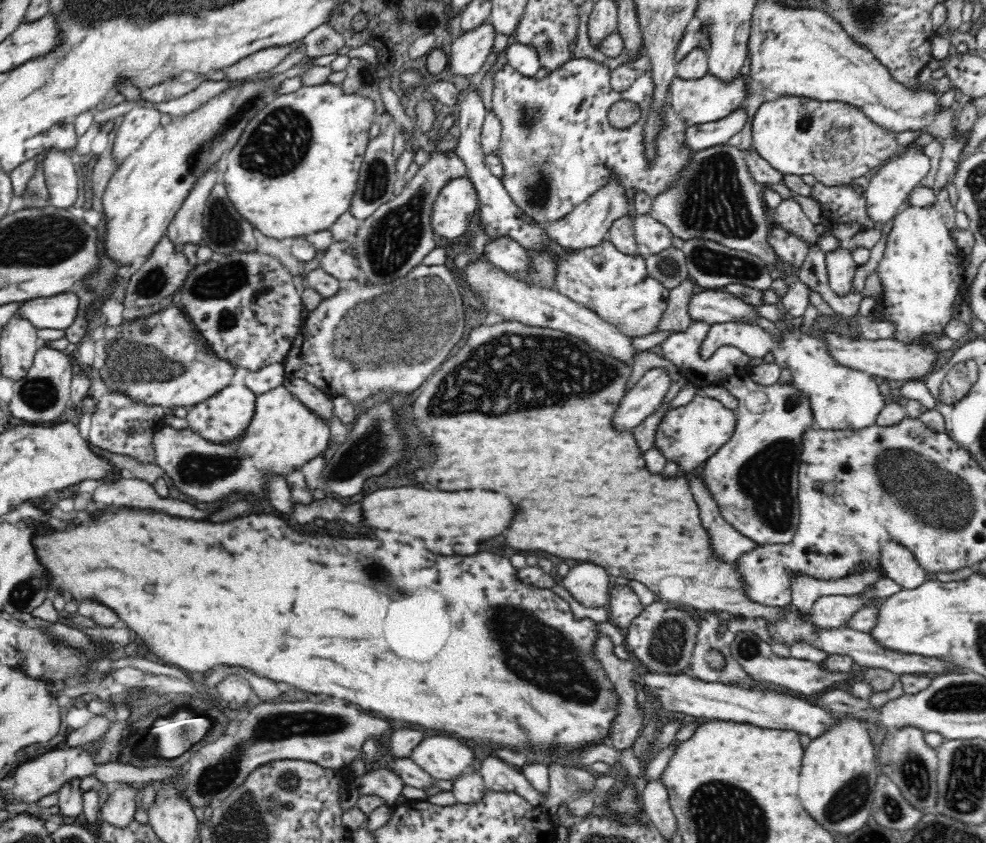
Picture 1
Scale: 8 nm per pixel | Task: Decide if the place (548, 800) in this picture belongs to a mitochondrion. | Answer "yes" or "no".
no

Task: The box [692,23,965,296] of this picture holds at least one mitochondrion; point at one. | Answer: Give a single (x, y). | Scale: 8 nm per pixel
(805, 122)

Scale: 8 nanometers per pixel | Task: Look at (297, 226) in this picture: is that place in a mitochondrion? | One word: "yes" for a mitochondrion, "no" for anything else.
no

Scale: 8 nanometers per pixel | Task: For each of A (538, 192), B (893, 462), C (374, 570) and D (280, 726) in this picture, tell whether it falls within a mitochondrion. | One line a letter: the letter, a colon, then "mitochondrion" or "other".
A: mitochondrion
B: mitochondrion
C: mitochondrion
D: mitochondrion

